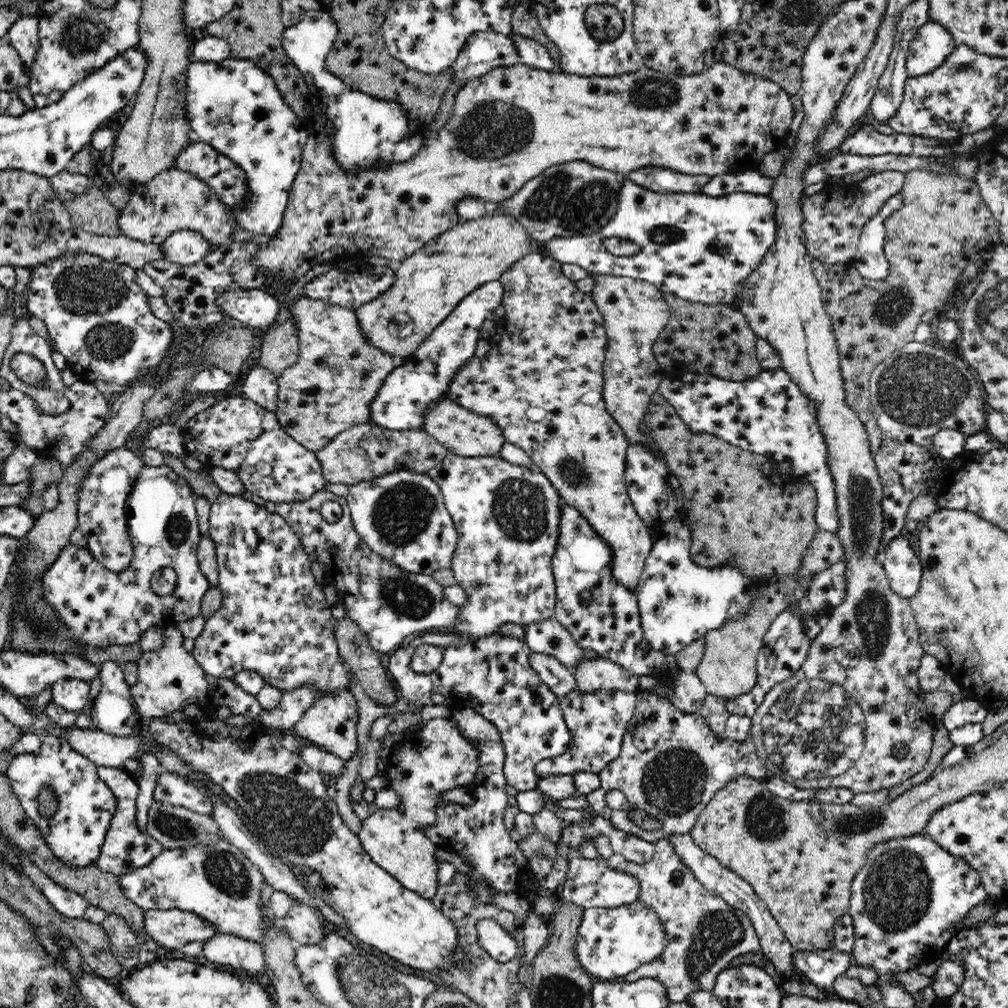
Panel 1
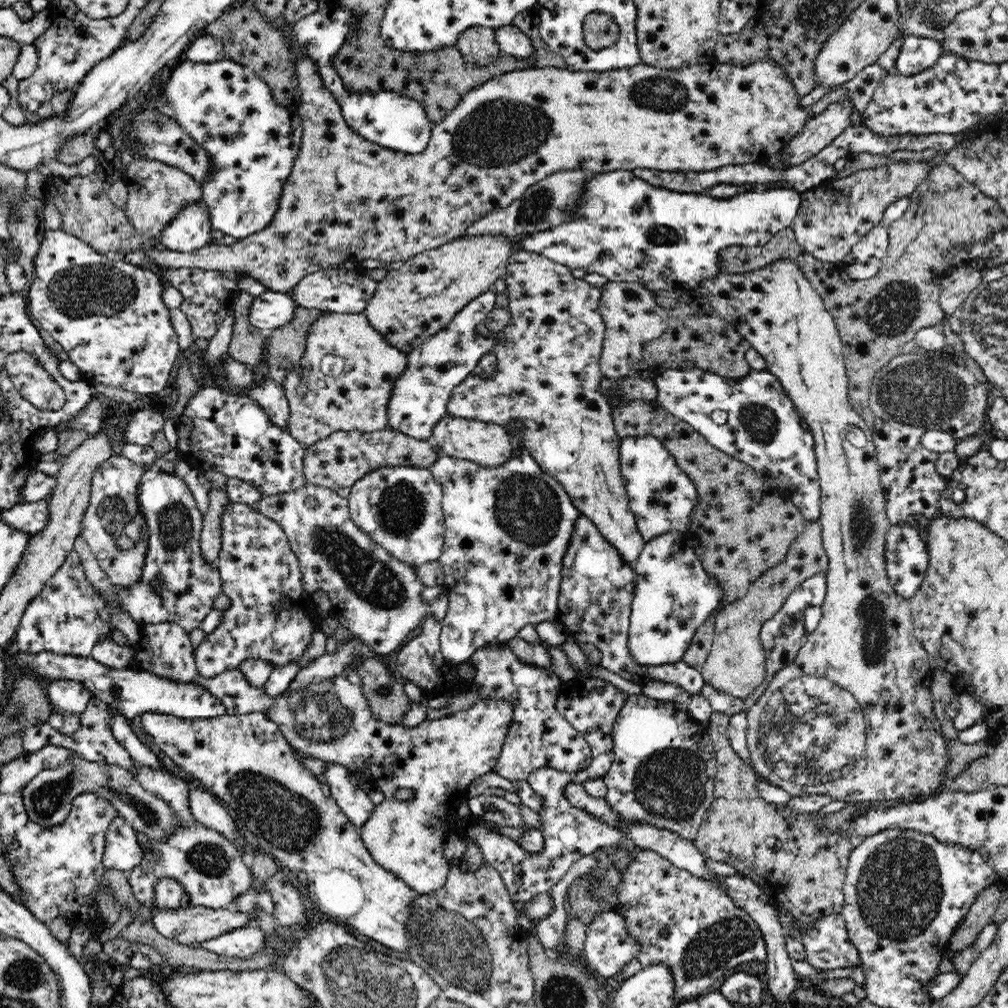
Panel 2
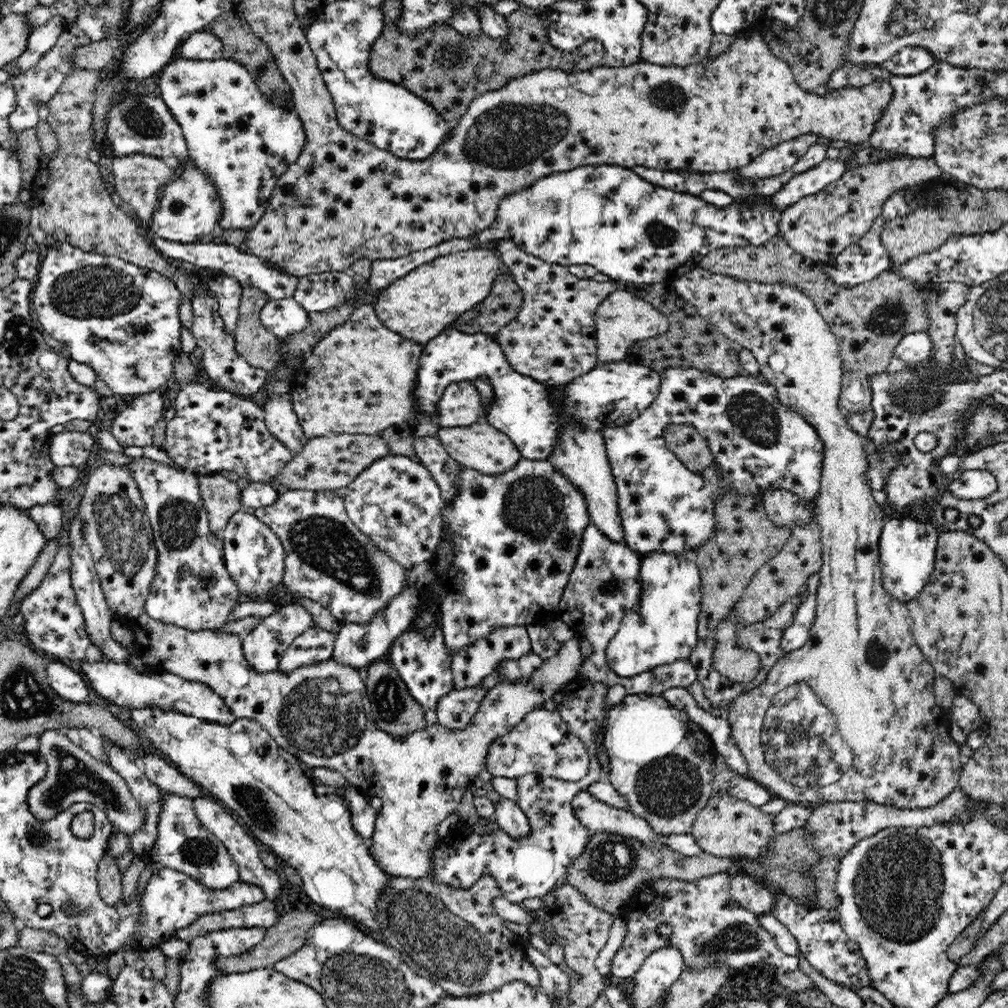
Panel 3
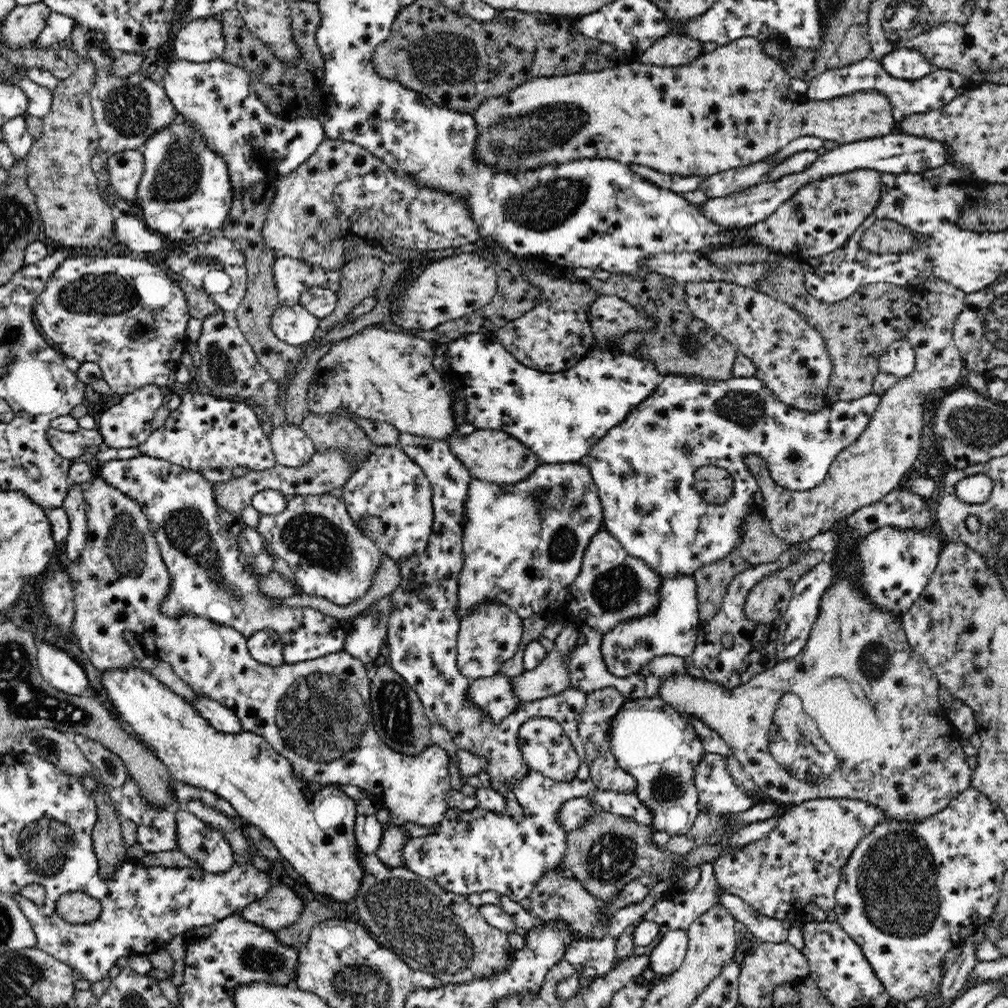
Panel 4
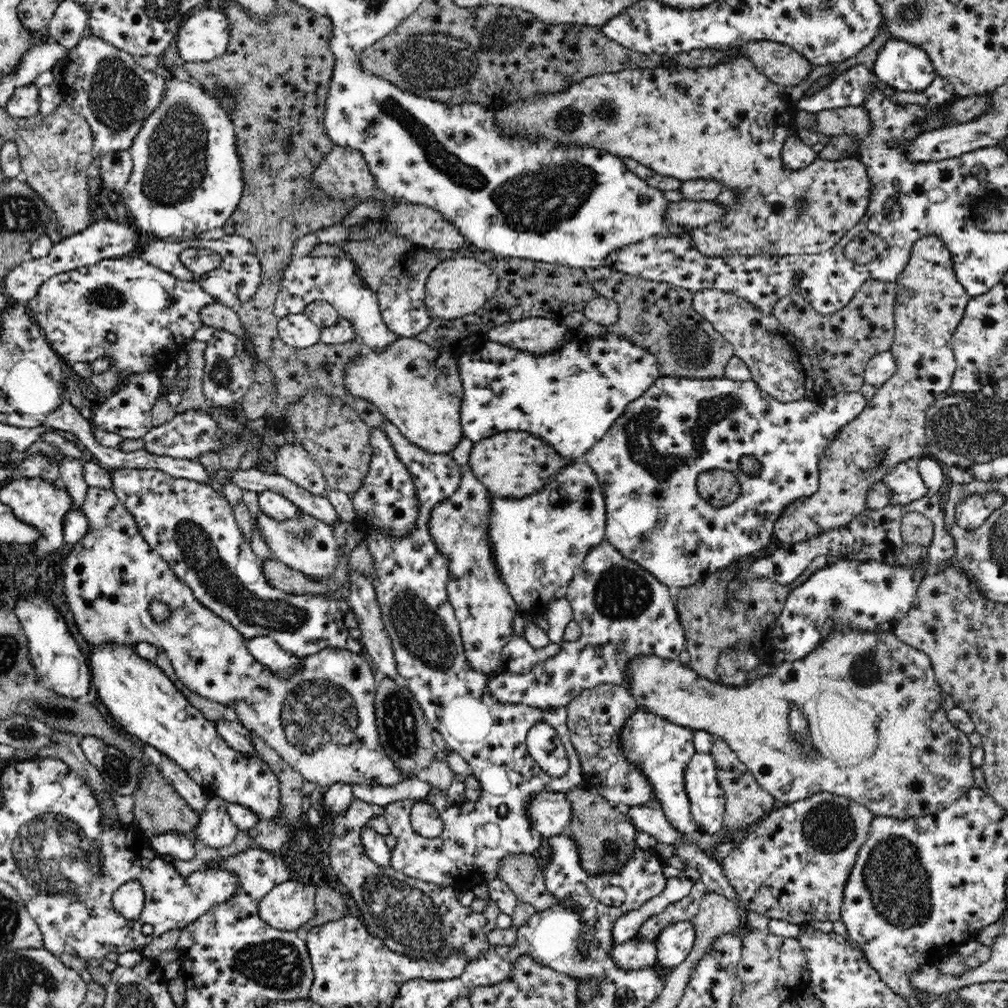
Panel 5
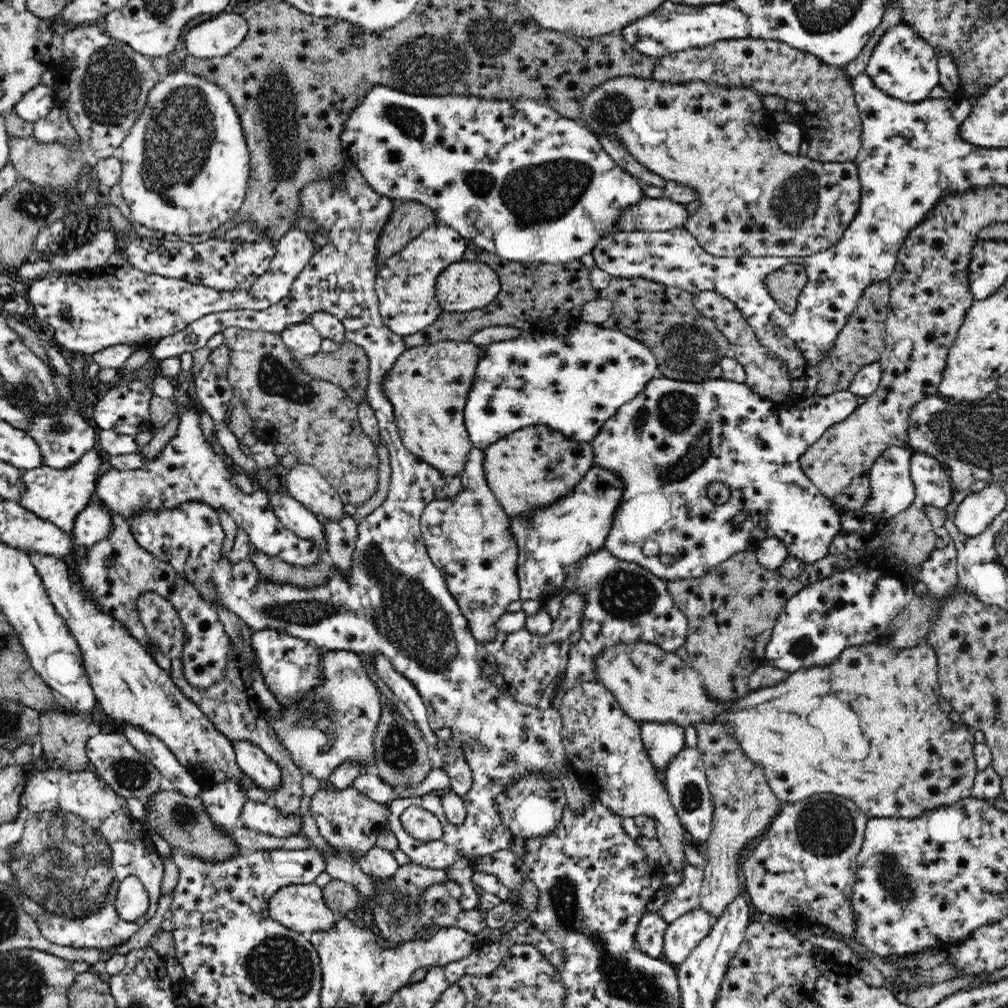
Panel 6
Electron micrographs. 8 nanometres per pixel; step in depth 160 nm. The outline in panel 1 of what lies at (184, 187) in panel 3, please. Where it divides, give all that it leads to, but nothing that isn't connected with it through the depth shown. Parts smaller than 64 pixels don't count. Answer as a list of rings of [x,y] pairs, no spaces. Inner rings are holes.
[[[192,230],[174,232],[161,245],[163,256],[178,266],[194,266],[209,253],[210,243]]]

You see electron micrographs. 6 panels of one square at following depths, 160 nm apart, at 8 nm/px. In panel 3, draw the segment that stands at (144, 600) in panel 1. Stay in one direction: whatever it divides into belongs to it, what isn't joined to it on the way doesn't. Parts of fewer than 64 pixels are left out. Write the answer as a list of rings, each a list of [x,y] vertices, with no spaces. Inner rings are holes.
[[[146,457],[136,458],[124,467],[130,469],[130,476],[140,489],[158,551],[156,573],[145,600],[145,611],[161,624],[191,631],[217,630],[228,623],[228,614],[240,603],[240,594],[237,583],[225,567],[223,540],[210,530],[198,475]],[[70,545],[62,547],[54,556],[54,562],[44,576],[40,586],[21,599],[19,610],[24,616],[24,630],[30,645],[40,652],[46,652],[56,660],[69,658],[72,661],[84,661],[85,651],[91,641],[85,629],[85,618],[77,603],[71,583]]]

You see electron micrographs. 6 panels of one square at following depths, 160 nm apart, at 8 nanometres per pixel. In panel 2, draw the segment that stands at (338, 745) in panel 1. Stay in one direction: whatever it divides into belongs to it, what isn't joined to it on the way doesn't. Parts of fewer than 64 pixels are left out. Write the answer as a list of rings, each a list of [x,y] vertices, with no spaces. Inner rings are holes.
[[[168,622],[164,630],[152,630],[141,638],[146,644],[142,670],[158,677],[176,683],[194,683],[208,690],[214,698],[226,706],[228,715],[243,716],[244,714],[260,713],[274,722],[282,735],[297,754],[314,757],[346,767],[352,774],[362,767],[370,769],[370,778],[375,787],[384,793],[384,800],[374,807],[370,818],[359,828],[360,836],[373,859],[382,868],[394,873],[417,894],[430,894],[442,888],[446,882],[452,864],[444,856],[444,841],[448,832],[446,826],[456,805],[469,799],[469,786],[486,772],[493,772],[500,756],[506,734],[512,724],[514,706],[511,702],[498,699],[480,699],[464,712],[456,712],[438,720],[424,721],[413,728],[402,725],[390,725],[376,718],[360,686],[351,684],[346,673],[322,683],[310,686],[304,691],[287,691],[278,697],[268,697],[264,688],[254,688],[240,669],[226,670],[219,676],[205,678],[199,674],[195,664],[195,649],[190,644],[186,632],[179,624]],[[408,789],[414,793],[412,800],[396,800],[397,790]]]

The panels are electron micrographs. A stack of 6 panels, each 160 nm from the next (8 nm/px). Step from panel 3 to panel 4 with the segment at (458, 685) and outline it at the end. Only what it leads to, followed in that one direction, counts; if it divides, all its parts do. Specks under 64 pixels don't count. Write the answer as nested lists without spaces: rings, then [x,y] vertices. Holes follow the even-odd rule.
[[[497,599],[480,602],[470,614],[464,614],[457,634],[457,664],[470,682],[499,674],[501,666],[512,659],[522,640],[522,619],[507,604]]]

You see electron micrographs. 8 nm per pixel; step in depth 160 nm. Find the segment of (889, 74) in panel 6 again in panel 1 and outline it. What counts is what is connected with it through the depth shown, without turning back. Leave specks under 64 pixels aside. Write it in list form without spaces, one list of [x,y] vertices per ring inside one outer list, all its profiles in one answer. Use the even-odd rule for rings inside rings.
[[[929,20],[910,41],[906,60],[908,76],[912,78],[930,74],[952,54],[957,45],[946,27]]]

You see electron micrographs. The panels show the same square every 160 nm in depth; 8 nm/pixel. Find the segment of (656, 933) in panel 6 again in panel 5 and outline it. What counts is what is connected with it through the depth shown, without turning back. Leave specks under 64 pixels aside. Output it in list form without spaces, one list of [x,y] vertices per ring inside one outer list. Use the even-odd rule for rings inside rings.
[[[632,938],[612,950],[614,962],[622,970],[642,970],[657,963],[656,940]]]

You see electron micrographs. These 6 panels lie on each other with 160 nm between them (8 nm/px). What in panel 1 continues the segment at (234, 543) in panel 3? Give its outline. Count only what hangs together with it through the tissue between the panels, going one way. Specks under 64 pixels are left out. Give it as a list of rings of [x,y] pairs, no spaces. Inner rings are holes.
[[[222,492],[211,503],[208,535],[217,550],[217,586],[222,591],[222,606],[206,619],[191,651],[204,672],[215,679],[233,679],[238,672],[253,671],[262,676],[266,685],[282,692],[309,685],[321,695],[348,691],[351,683],[349,669],[345,667],[336,643],[333,627],[336,619],[332,617],[324,595],[327,588],[318,583],[310,571],[308,553],[286,519],[241,494]]]

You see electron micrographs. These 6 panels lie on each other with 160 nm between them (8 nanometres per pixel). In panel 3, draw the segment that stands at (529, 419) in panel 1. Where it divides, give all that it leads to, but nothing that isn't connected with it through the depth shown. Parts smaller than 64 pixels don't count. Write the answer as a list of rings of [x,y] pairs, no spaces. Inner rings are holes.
[[[510,238],[495,242],[491,247],[496,250],[505,266],[509,268],[508,272],[521,287],[524,296],[522,310],[493,338],[502,347],[509,364],[516,371],[524,375],[528,374],[536,382],[545,383],[546,386],[549,386],[549,390],[553,390],[554,395],[558,395],[560,388],[566,386],[572,378],[578,378],[579,375],[586,374],[596,366],[597,348],[594,318],[600,304],[610,294],[616,292],[616,283],[614,280],[598,282],[594,279],[578,278],[570,273],[567,266],[549,263],[524,252],[518,245],[511,242]],[[471,381],[450,383],[443,390],[437,407],[439,423],[442,427],[470,426],[483,421],[484,405],[480,392]],[[566,425],[561,430],[561,441],[558,448],[553,450],[550,462],[560,470],[574,486],[581,489],[585,495],[589,507],[589,517],[608,538],[614,542],[623,542],[622,521],[618,518],[618,508],[615,506],[615,484],[614,475],[610,470],[610,461],[606,457],[605,443],[602,438],[602,431],[596,429],[578,429],[578,425]]]

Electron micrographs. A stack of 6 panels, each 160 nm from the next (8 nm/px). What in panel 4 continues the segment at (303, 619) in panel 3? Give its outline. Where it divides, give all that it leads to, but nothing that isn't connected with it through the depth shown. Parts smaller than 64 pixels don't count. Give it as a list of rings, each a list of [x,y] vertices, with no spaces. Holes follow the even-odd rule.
[[[270,629],[257,630],[247,638],[247,647],[254,661],[267,666],[281,666],[285,664],[282,639]]]

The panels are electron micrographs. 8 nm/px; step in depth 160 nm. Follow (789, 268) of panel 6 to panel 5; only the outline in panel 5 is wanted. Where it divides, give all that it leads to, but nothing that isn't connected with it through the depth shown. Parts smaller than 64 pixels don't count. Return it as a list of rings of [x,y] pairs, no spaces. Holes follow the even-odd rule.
[[[868,280],[845,309],[822,316],[800,296],[798,288],[776,302],[772,314],[809,350],[813,368],[814,390],[819,397],[842,392],[859,392],[864,384],[864,368],[876,354],[890,350],[894,342],[894,308],[898,289],[895,282]]]

